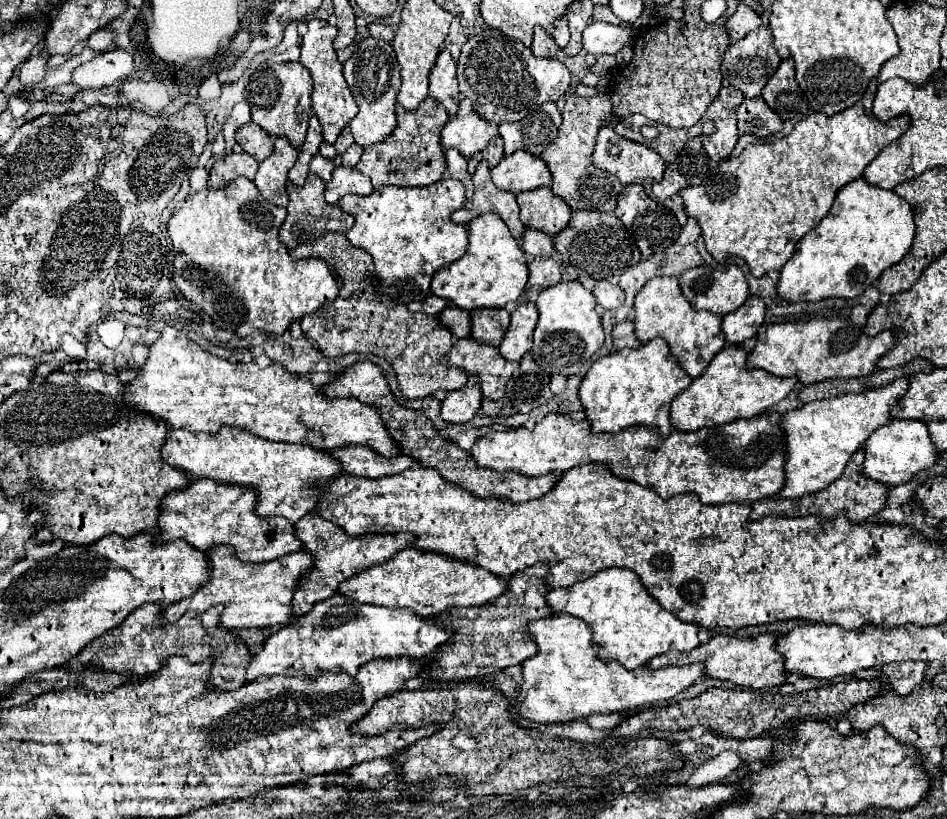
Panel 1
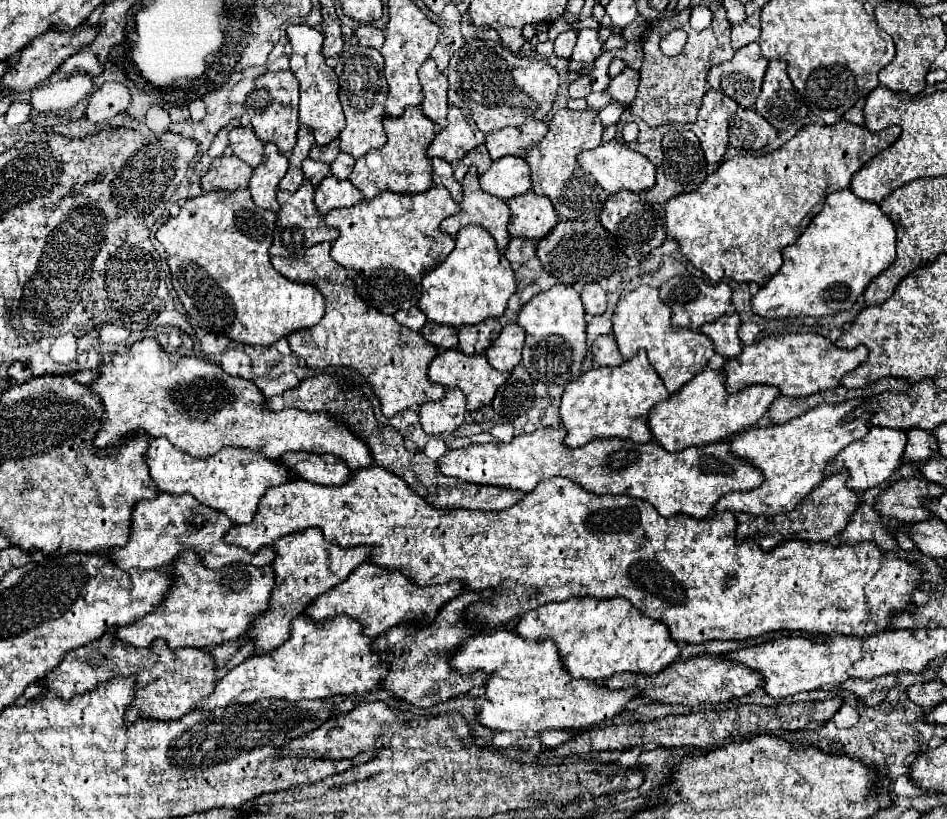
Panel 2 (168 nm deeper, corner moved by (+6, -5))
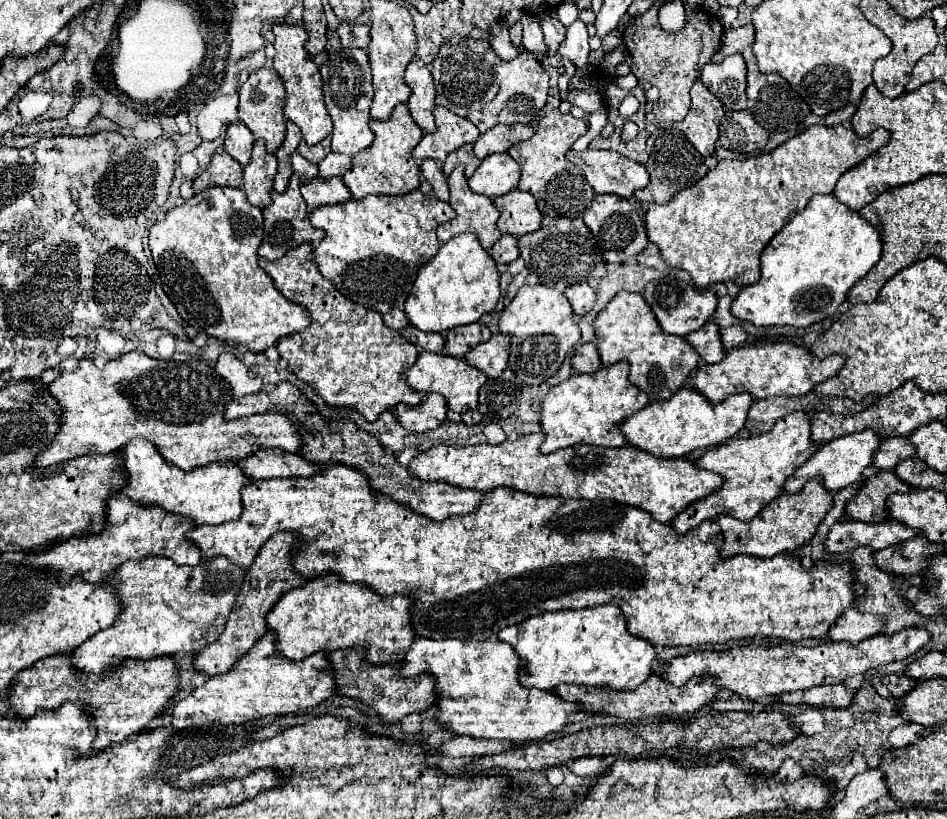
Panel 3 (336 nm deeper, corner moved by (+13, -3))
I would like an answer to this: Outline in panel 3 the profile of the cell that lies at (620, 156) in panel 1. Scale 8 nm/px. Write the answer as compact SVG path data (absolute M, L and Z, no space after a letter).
M585 150L575 154L587 182L597 194L617 194L631 198L637 190L649 184L649 174L643 164L625 158L611 150Z

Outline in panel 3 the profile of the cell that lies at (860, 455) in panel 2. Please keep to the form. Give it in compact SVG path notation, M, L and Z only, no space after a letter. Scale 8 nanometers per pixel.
M871 428L827 442L799 470L795 470L795 474L785 482L785 492L799 492L801 486L805 486L805 482L808 482L811 478L817 478L817 476L823 478L825 488L831 490L831 492L841 490L843 486L849 486L849 484L861 480L863 470L873 464L873 456L879 450L879 444L881 444L881 438L879 438L877 430L871 430Z

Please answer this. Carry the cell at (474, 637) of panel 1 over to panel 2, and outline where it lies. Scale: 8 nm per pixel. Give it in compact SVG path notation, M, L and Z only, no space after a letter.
M462 592L448 604L444 604L438 612L438 616L426 624L426 626L410 626L402 624L396 628L390 628L382 636L378 636L372 642L372 652L380 656L382 662L388 664L388 674L382 678L380 686L388 690L394 698L420 706L420 708L432 708L438 702L444 702L448 698L454 698L458 694L470 692L474 686L482 686L486 682L484 672L474 672L470 676L460 676L456 670L450 668L448 656L462 644L462 640L474 636L470 628L464 624L462 610L468 604L474 604L480 600L480 592Z

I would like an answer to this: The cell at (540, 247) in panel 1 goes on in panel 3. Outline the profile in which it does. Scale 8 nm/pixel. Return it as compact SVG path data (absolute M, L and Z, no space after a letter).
M501 236L491 248L491 256L497 264L509 264L519 258L519 244L515 236Z

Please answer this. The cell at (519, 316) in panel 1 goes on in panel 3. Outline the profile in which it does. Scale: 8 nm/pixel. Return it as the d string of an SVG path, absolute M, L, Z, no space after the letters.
M497 332L487 342L475 346L467 354L467 360L485 374L489 374L489 378L499 378L499 374L503 374L503 370L507 368L509 348L511 348L511 338L507 338L507 334Z

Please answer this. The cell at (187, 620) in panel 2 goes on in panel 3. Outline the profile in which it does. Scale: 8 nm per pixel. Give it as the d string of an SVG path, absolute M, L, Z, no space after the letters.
M165 556L123 562L123 566L105 580L117 584L123 610L109 628L99 630L75 650L73 666L99 674L125 658L151 660L177 652L203 650L225 630L227 616L235 608L245 576L247 570L229 562L225 556L215 556L199 566L177 566Z

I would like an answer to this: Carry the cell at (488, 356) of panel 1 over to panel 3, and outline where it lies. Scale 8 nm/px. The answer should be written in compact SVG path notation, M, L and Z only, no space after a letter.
M421 352L417 362L407 372L407 382L411 388L419 392L439 392L447 398L449 410L453 412L467 412L477 408L479 390L487 382L487 374L483 374L479 368L471 366L467 358L453 358L449 354L433 354L433 352Z

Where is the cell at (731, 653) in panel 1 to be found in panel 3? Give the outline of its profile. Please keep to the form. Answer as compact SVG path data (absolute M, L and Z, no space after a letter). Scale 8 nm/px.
M651 674L651 678L643 682L643 686L637 686L635 690L611 690L607 686L595 686L595 690L591 690L591 686L563 684L557 686L555 692L569 702L571 700L581 702L589 712L605 712L627 720L639 720L643 716L681 716L685 712L701 710L703 706L711 704L715 694L721 690L715 680L717 678L701 676L701 678L691 678L691 682L687 682L683 688L675 688L667 678L661 678L659 674Z

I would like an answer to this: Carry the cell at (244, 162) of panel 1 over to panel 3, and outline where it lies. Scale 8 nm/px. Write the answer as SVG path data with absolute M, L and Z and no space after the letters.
M229 154L213 156L209 168L193 180L193 192L203 192L203 188L211 186L243 188L243 166Z

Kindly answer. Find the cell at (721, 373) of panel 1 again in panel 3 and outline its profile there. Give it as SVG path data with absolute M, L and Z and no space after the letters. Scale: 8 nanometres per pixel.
M689 384L681 386L671 398L661 402L651 402L637 414L631 414L621 430L631 446L651 452L661 458L679 458L693 450L705 450L723 444L725 440L733 438L747 420L749 408L755 398L749 392L733 394L719 404L711 404L701 392L691 388Z

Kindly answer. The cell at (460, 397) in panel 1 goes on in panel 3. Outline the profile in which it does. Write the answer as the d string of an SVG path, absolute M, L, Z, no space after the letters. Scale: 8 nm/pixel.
M427 394L419 406L397 406L393 412L409 432L427 432L439 428L447 418L447 400L441 394Z

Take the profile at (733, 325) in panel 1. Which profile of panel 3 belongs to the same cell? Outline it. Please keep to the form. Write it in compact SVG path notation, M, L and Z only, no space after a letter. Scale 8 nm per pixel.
M713 320L707 322L703 328L687 334L685 340L691 346L695 346L699 356L705 362L709 362L709 364L721 362L725 358L725 350L723 350L723 342L721 342L721 332L719 332L719 326Z

